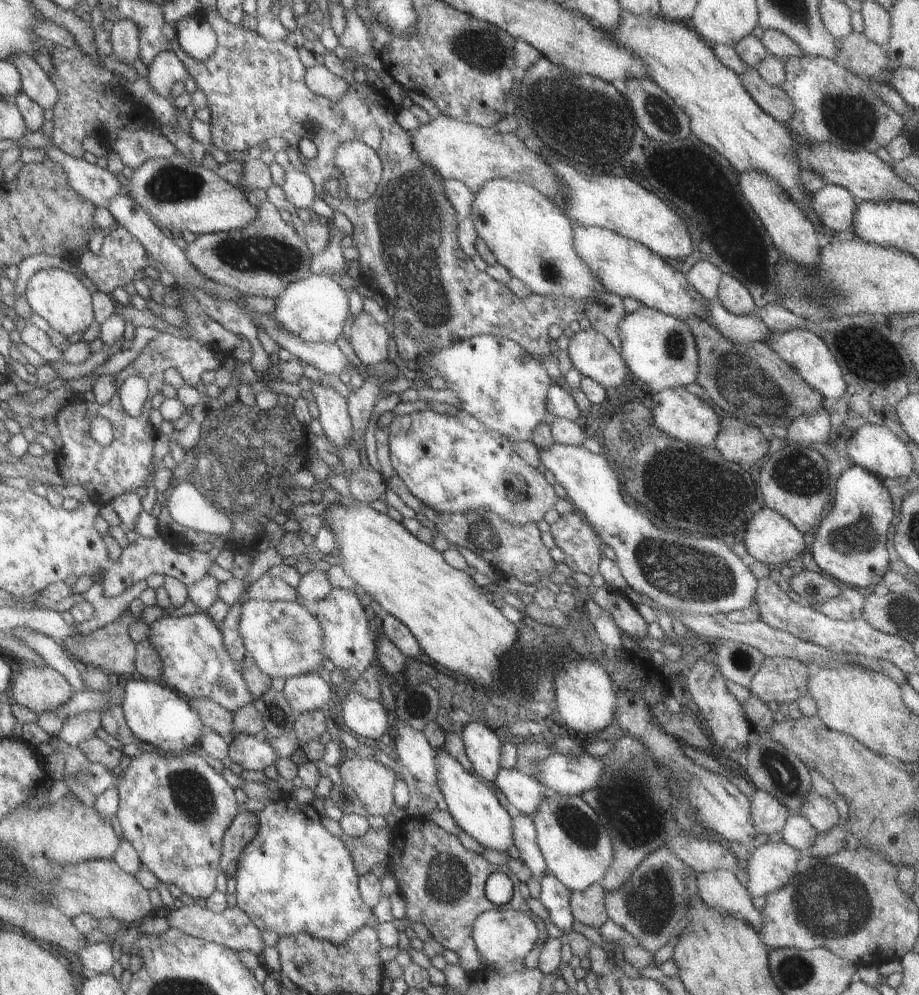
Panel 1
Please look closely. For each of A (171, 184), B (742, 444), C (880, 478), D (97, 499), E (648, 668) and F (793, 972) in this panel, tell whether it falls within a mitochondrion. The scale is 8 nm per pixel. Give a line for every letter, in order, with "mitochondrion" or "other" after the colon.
A: mitochondrion
B: other
C: other
D: other
E: other
F: mitochondrion

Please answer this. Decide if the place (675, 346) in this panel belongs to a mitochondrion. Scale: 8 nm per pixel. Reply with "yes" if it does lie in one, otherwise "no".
yes

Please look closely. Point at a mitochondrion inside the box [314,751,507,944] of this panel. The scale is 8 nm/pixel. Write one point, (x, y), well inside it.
(447, 881)

